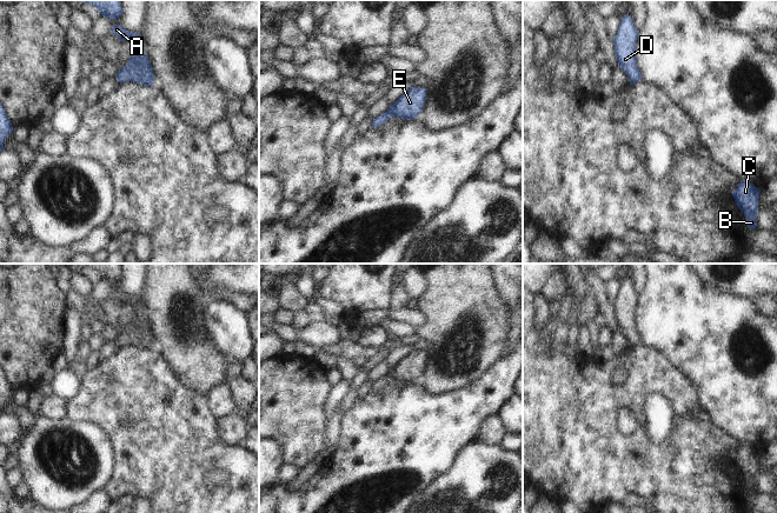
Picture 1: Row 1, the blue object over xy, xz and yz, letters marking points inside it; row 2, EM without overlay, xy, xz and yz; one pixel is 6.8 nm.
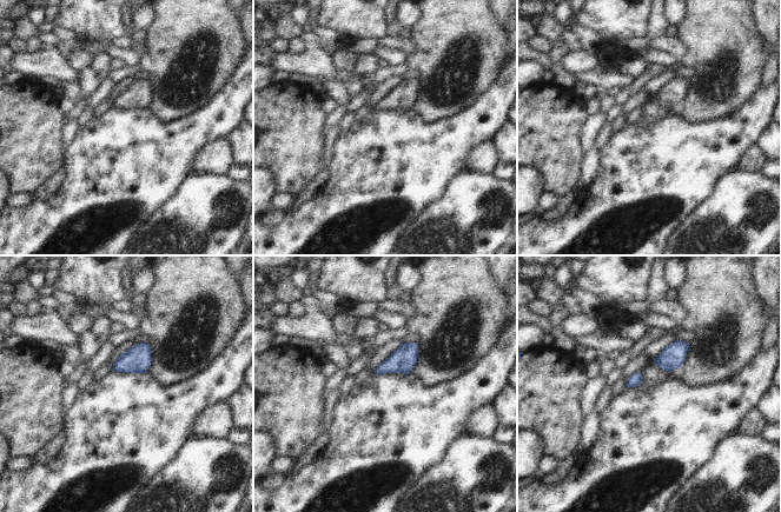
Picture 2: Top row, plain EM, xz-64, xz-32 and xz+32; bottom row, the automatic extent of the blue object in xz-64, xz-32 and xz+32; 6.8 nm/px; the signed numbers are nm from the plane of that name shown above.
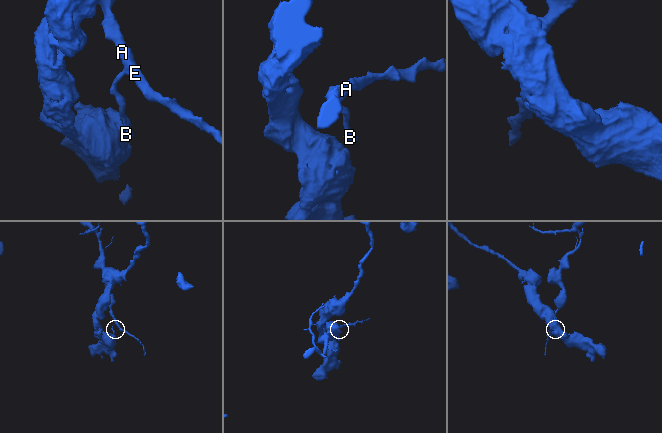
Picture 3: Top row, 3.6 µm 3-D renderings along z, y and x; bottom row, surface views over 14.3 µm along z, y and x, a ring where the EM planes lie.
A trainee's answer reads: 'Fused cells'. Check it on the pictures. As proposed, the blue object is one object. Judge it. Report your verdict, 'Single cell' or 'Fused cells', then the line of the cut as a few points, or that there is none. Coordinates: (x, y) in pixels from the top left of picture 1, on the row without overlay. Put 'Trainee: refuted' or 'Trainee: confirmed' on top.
Trainee: refuted
Single cell. No split.

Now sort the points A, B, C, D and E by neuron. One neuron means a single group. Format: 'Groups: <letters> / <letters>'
Groups: A B C D E.

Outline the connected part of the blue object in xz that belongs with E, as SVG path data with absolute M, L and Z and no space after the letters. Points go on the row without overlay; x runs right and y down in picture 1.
M411 351L406 354L386 375L373 382L373 391L381 389L391 380L404 381L406 384L416 382L423 374L426 365L425 351Z

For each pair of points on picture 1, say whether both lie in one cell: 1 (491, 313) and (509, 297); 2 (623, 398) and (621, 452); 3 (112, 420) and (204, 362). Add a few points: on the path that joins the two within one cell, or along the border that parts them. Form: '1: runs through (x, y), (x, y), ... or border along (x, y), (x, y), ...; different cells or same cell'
1: border along (491, 277), (500, 301), (510, 311); different cells
2: runs through (610, 411), (610, 439); same cell
3: border along (163, 355), (168, 367), (183, 382), (203, 393); different cells

